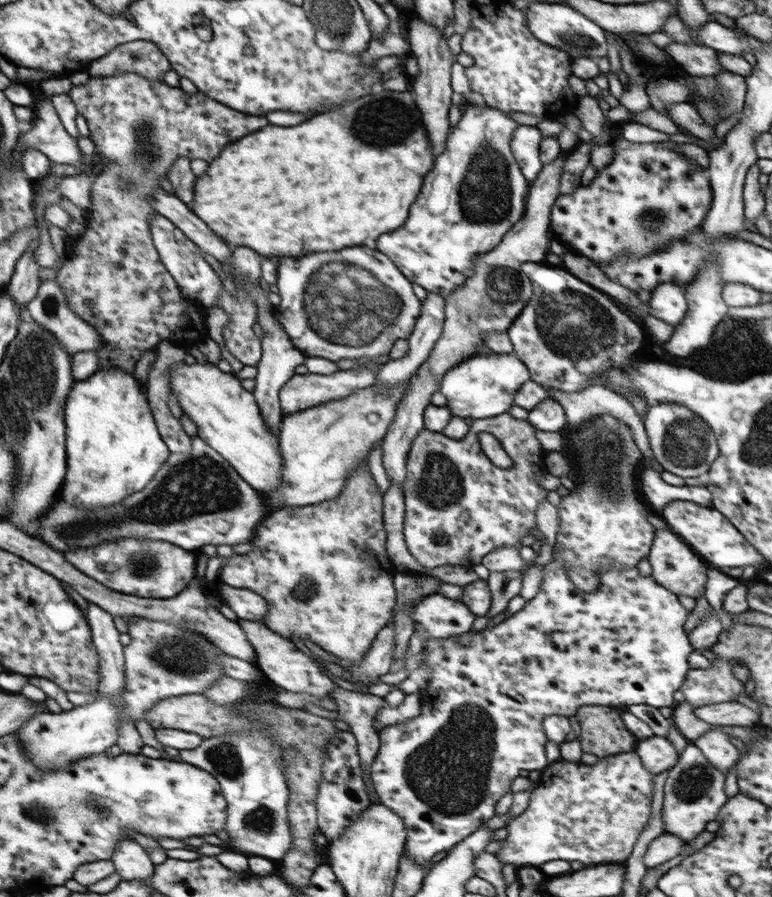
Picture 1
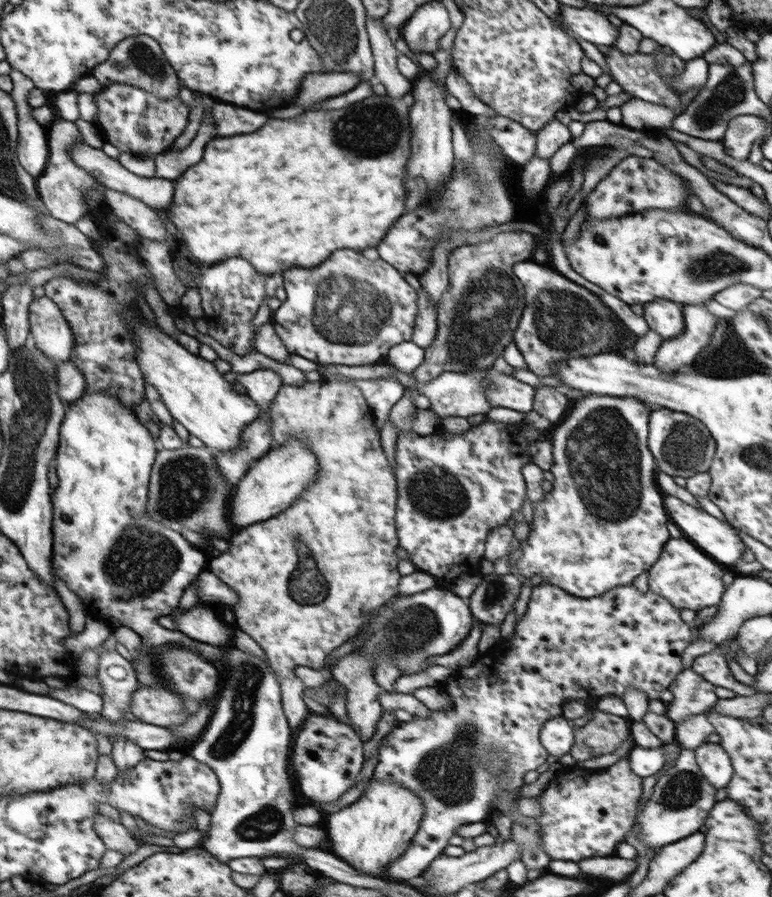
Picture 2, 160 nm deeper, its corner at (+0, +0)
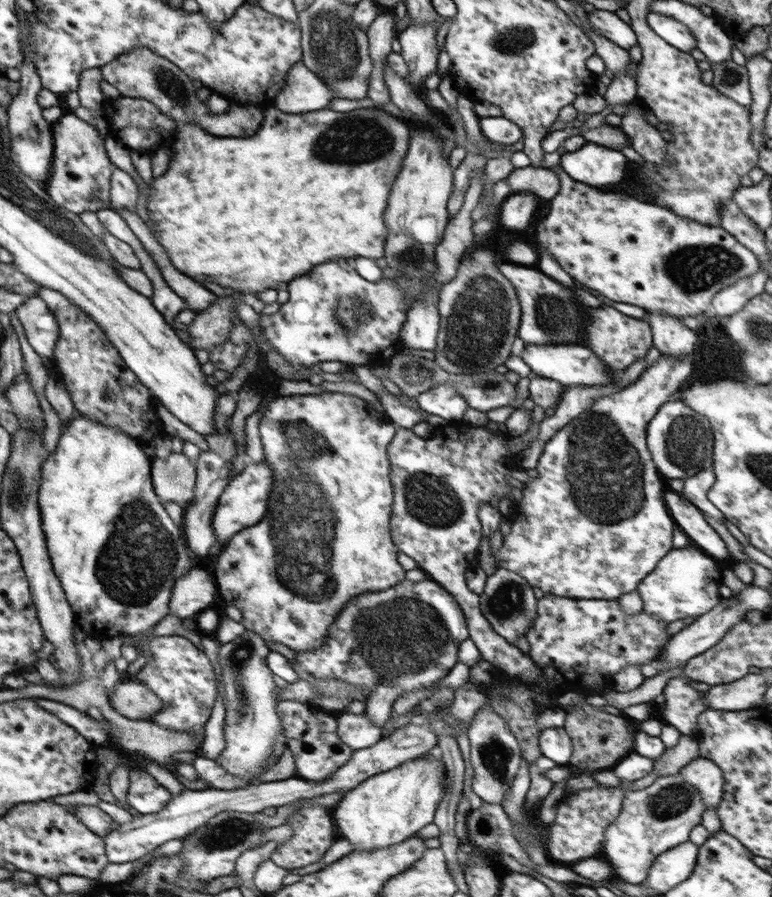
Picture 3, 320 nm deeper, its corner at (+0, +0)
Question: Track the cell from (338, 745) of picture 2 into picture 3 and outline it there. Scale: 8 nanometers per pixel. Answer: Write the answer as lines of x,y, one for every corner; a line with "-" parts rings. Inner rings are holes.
284,700
278,703
278,717
282,719
283,742
289,746
293,754
295,770
300,779
321,781
350,760
354,750
348,748
337,735
336,714
324,712
316,706

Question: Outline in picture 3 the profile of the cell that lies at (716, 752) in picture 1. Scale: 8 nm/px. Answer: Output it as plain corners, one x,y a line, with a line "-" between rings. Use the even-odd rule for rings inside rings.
699,756
682,767
681,777
687,786
699,791
706,809
719,806
725,782
722,769
715,762

